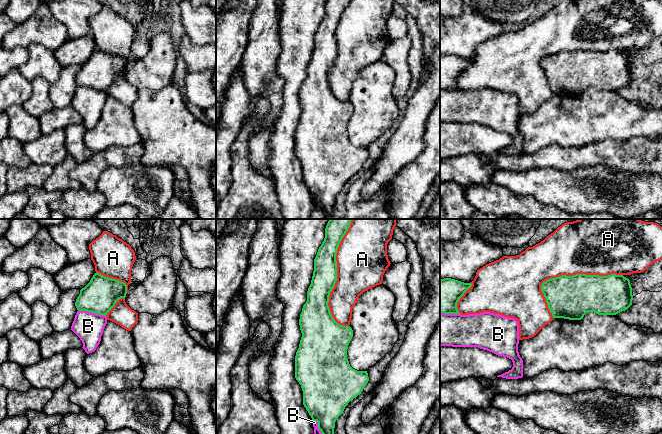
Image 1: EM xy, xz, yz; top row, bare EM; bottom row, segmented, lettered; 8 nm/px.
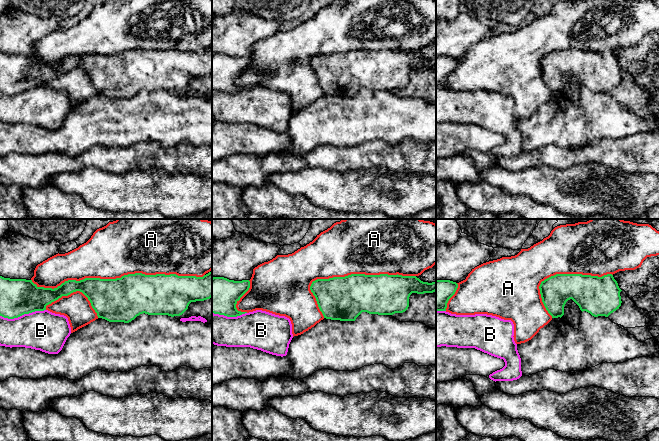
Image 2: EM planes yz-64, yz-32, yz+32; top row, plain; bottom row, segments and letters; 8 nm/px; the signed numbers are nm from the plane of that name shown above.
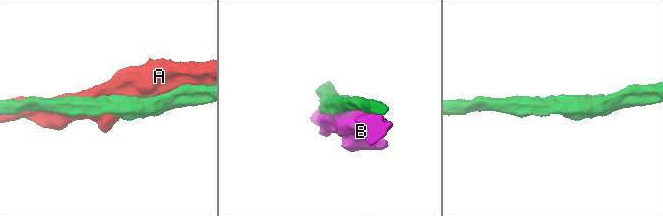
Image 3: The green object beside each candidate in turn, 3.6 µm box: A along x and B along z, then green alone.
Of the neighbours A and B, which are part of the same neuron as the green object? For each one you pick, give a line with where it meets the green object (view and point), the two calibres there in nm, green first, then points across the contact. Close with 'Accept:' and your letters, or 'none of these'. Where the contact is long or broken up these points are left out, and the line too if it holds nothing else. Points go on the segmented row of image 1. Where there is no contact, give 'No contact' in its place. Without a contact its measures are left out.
Accept: none of these

